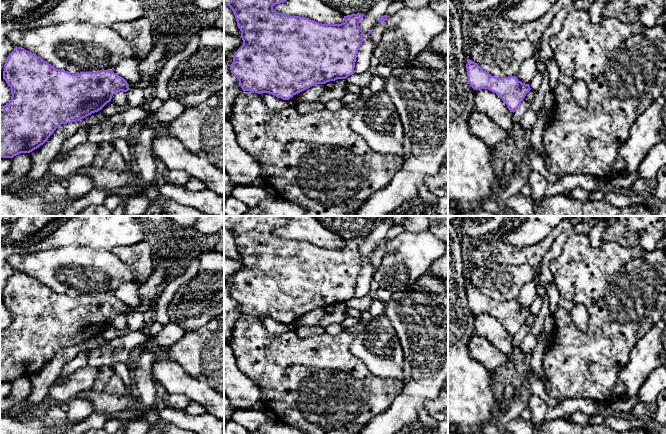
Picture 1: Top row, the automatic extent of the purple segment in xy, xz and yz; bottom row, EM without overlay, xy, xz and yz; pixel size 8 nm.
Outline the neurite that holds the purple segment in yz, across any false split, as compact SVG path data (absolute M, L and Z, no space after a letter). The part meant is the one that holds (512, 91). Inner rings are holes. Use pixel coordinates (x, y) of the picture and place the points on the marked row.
M470 59L467 60L466 69L468 82L474 90L488 89L496 93L513 113L531 90L529 84L522 83L516 76L492 76Z

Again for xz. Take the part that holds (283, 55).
M224 0L236 18L241 31L243 45L234 53L230 65L231 73L238 79L243 91L258 94L269 93L277 98L289 100L294 95L317 84L337 79L346 79L354 74L358 50L363 42L364 32L359 23L364 14L344 16L344 23L322 24L309 18L275 12L273 7L286 0Z

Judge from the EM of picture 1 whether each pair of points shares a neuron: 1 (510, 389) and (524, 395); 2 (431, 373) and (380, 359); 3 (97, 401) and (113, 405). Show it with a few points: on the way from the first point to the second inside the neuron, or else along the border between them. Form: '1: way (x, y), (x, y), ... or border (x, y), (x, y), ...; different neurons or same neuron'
1: border (517, 387), (517, 395), (505, 412); different neurons
2: border (399, 342), (402, 348), (404, 380); different neurons
3: way (101, 401), (109, 404); same neuron

